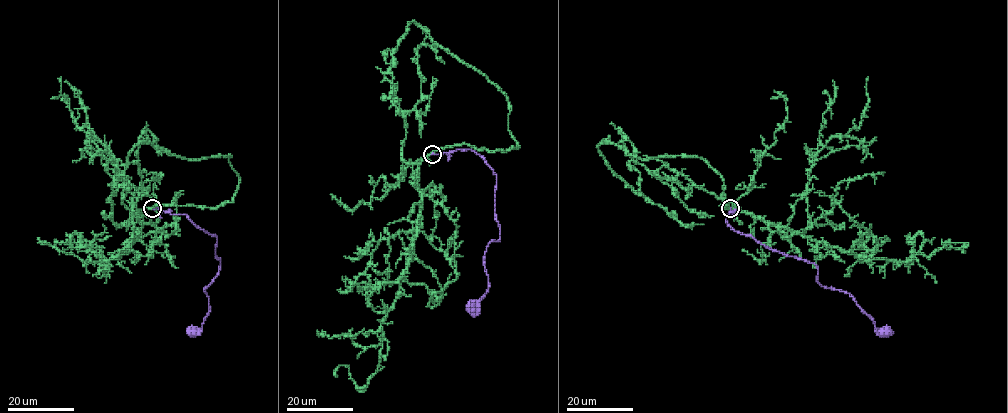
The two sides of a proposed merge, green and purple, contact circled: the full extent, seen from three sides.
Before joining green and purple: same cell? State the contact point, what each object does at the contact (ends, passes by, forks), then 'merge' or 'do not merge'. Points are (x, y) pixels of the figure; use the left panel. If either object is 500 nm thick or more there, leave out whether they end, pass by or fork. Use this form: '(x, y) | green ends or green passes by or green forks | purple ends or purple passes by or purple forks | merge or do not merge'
(152, 208) | green passes by | purple ends | merge

